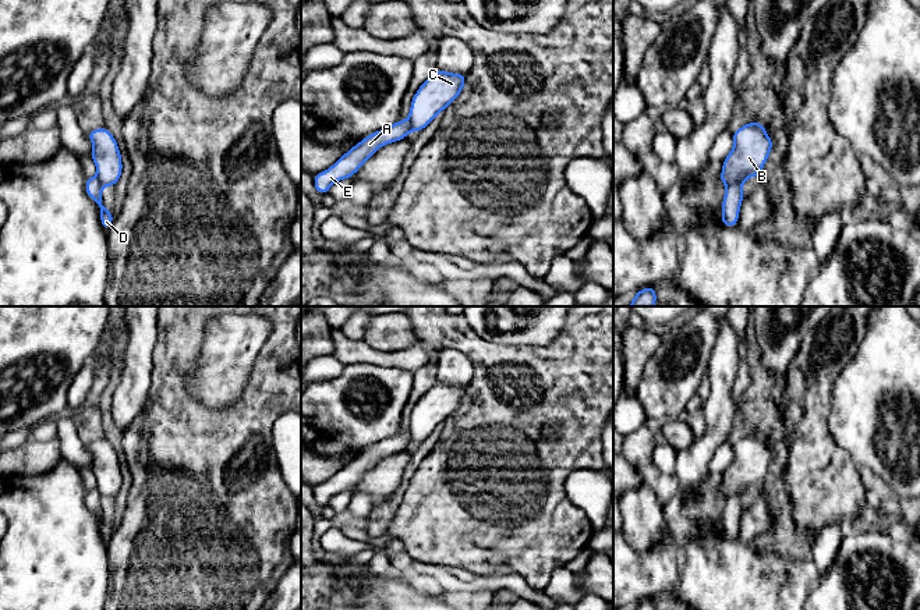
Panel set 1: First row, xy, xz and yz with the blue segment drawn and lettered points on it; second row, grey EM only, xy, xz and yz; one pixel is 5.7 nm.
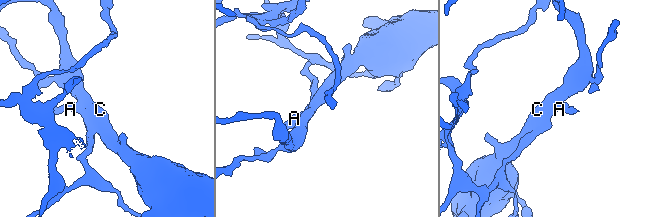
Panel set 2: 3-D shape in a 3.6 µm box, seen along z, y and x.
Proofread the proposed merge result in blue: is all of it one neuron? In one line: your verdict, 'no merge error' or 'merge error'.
no merge error

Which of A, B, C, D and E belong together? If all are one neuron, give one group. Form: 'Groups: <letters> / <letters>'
Groups: A B C D E

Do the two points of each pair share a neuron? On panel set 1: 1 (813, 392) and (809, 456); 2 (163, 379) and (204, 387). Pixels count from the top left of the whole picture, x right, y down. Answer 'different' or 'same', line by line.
1: same
2: different

